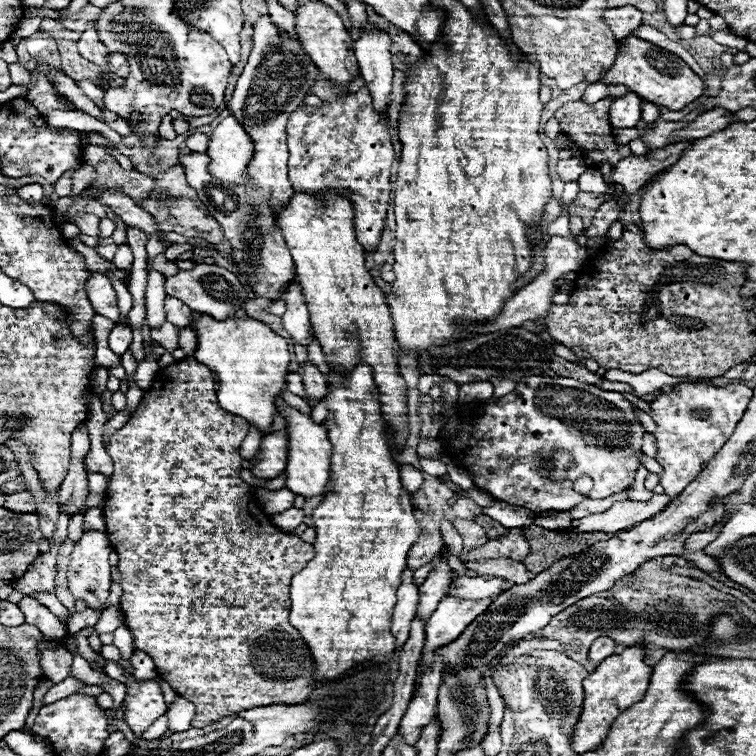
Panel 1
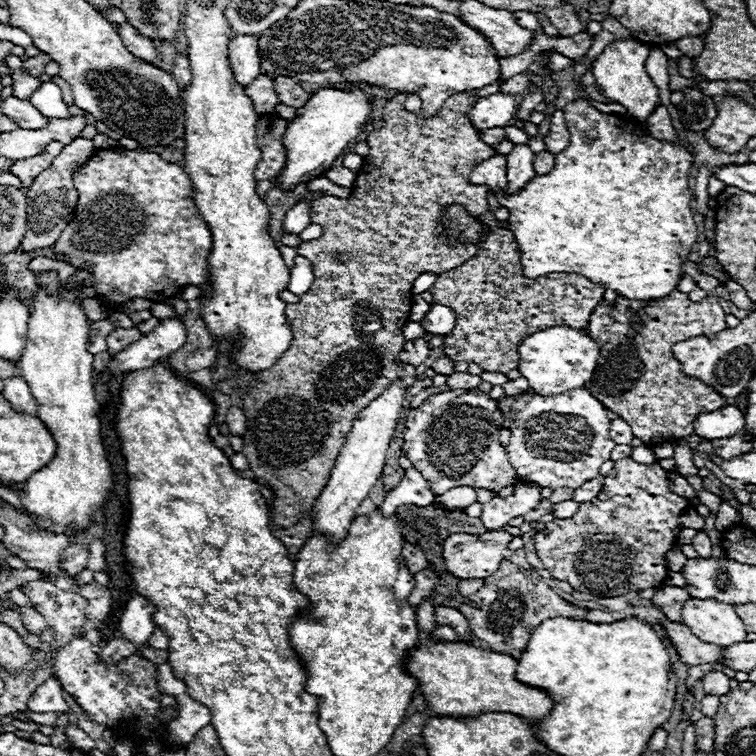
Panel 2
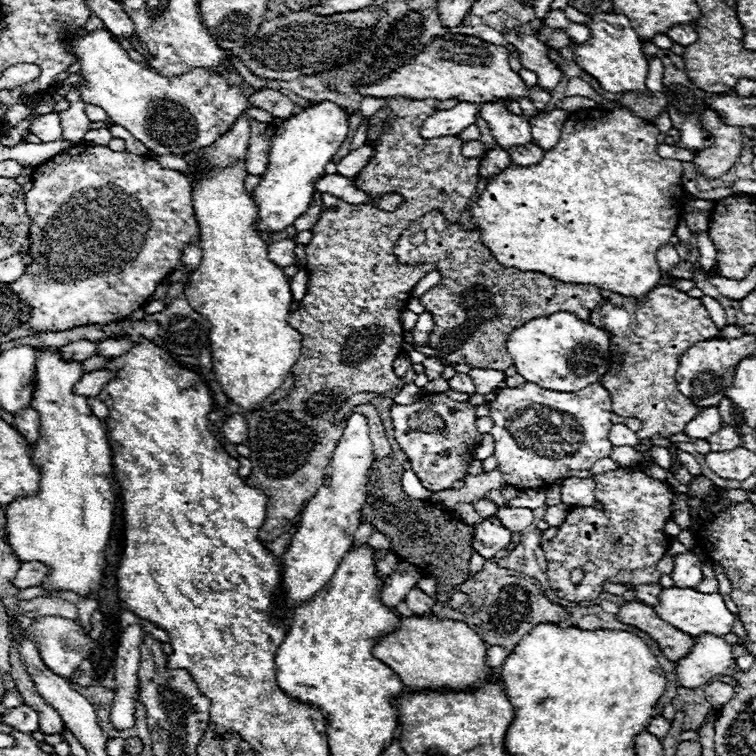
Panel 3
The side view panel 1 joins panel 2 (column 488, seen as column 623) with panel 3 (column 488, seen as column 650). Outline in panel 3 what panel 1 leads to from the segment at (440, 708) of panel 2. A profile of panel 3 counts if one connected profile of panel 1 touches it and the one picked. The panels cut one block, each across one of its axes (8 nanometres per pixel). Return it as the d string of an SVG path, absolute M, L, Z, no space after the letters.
M434 614L400 616L398 628L380 638L372 652L378 660L398 672L400 680L412 690L466 690L486 680L492 672L492 668L484 664L484 640L480 640L480 636L472 632L468 624Z

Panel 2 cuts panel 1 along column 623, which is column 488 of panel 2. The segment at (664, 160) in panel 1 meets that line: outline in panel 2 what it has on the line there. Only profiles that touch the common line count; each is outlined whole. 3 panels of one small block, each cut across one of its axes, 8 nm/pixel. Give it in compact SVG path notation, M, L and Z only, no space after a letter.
M496 154L492 160L486 160L484 164L478 164L472 172L470 178L474 184L486 184L490 190L506 190L508 180L506 180L506 156Z

